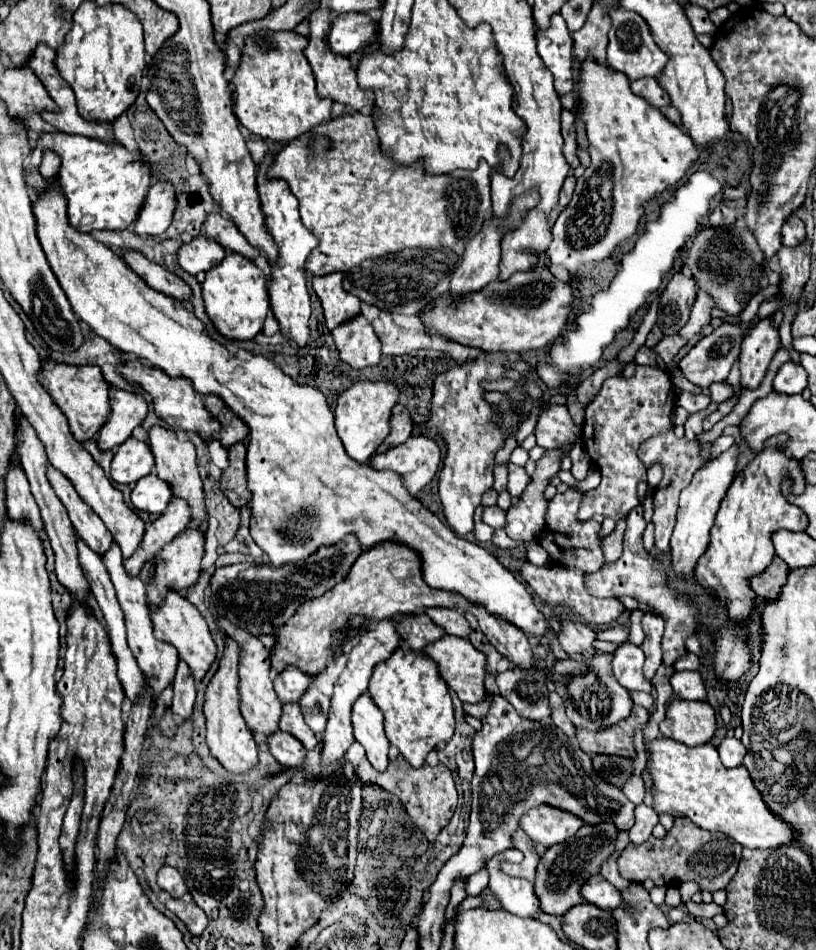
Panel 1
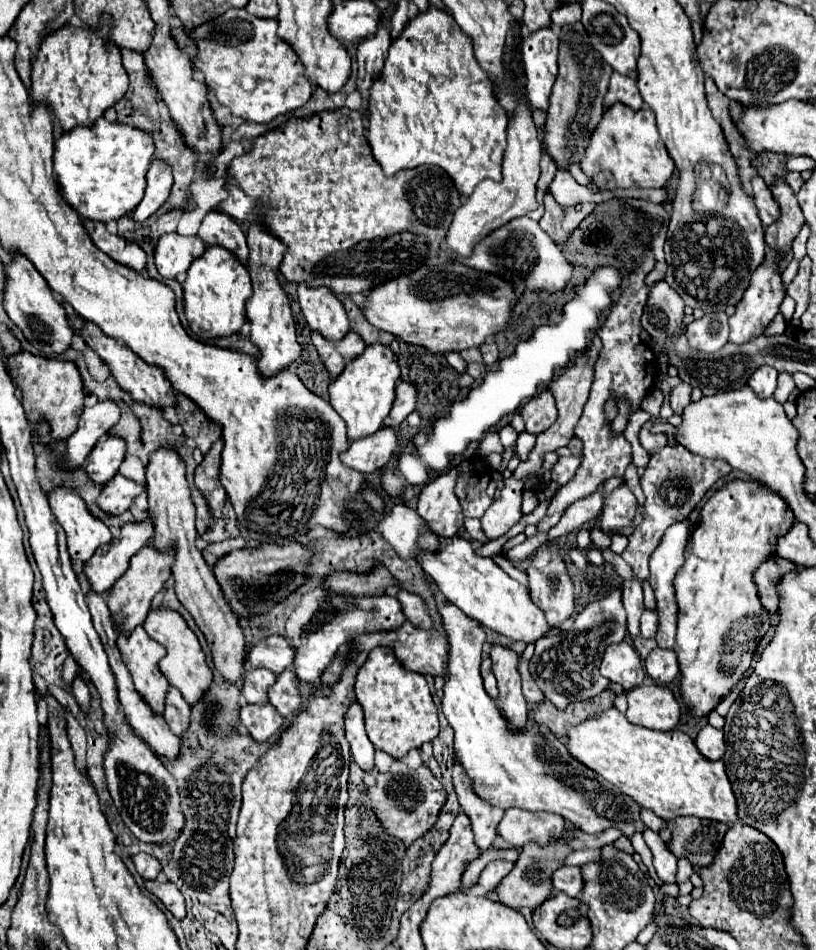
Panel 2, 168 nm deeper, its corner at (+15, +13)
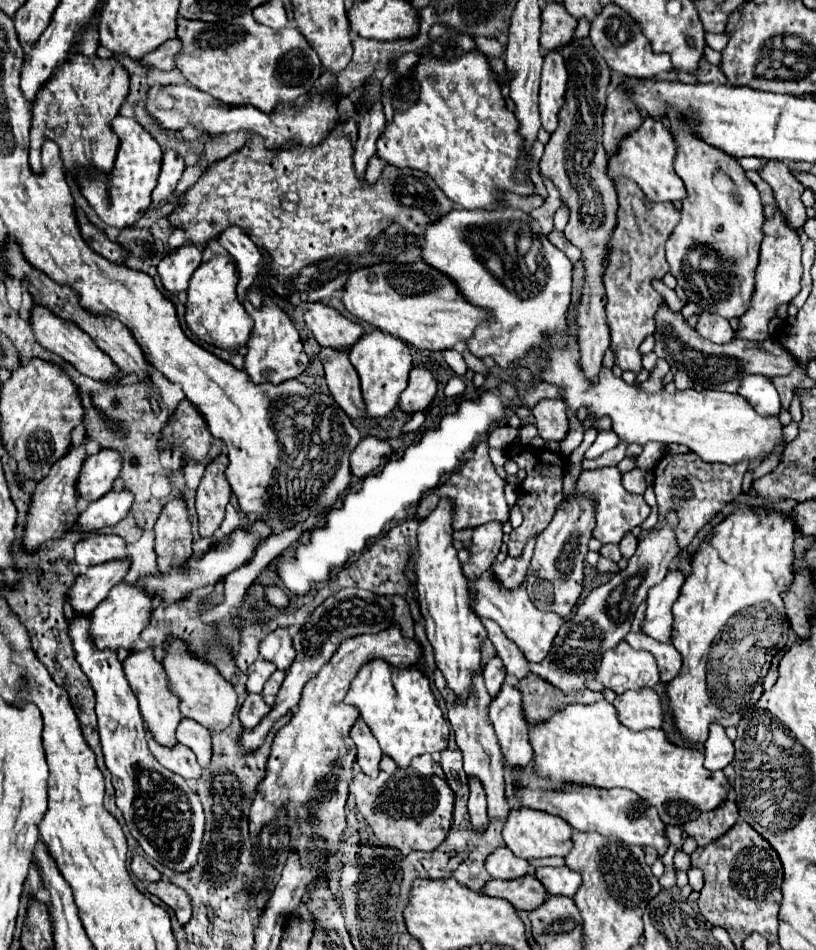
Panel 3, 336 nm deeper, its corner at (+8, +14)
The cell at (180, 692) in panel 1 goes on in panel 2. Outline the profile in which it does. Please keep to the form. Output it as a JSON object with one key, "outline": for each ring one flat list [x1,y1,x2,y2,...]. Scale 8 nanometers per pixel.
{"outline":[[169,685,167,689,167,697,165,697,165,721,169,725,169,729,175,735,181,735,187,725,189,725,189,711,191,707,187,705,187,701,177,693,177,689,173,689,173,685]]}

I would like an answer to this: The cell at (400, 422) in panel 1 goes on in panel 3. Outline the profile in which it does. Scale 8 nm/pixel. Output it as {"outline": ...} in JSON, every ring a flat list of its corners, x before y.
{"outline":[[412,368,410,378,408,378,408,386,406,390,400,394,400,410,406,414,414,414,424,410,432,398,436,396,436,380,432,376,430,370,426,368]]}

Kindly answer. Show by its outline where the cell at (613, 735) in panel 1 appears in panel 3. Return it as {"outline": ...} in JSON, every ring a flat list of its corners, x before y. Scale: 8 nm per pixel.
{"outline":[[528,674,524,680,516,684,516,690,522,694,522,708,524,708,524,718,528,724,538,724,546,718,552,716,558,708,562,710,566,704,572,702,582,702,582,704,592,704,602,700,600,692,592,690,582,690,582,692,560,692,556,686,546,682,544,678,536,674]]}

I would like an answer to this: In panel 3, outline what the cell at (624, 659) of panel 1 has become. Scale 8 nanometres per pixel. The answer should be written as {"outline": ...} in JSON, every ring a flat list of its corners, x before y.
{"outline":[[620,642,614,650,604,652,596,670,596,680,616,694,630,688,654,688,658,682,656,662,648,652]]}

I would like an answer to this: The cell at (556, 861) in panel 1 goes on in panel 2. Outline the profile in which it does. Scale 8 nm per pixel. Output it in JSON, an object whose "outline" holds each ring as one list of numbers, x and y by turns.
{"outline":[[567,827,565,837,561,837,561,841,553,841,549,845,533,845,533,843,525,845,525,849,521,849,521,853,519,853,519,859,517,859,513,871,497,887,499,901,513,909,523,909,523,907,535,909,537,905,547,901,547,897,553,893,553,885,551,885,553,873,565,865,567,855,573,851,573,849,569,849,569,843,567,843,567,839,573,835,573,831,575,831,575,827]]}

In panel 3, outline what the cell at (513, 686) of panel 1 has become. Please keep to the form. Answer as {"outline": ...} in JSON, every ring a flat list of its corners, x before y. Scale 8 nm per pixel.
{"outline":[[494,656,486,666,484,666,484,682,486,682,486,688,490,692,490,696,496,696,504,678,506,678,506,668,502,664,502,660,498,656]]}

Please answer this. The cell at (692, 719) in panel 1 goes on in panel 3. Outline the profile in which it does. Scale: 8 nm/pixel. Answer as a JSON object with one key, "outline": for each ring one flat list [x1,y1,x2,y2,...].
{"outline":[[652,688,628,690,616,696,612,704,618,712,618,720,630,730,646,730,646,728,662,726,662,718,664,718,662,704]]}

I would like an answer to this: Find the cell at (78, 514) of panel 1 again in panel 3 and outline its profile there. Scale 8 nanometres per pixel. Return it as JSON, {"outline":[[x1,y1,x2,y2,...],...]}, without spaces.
{"outline":[[96,536,76,544,76,562,82,568,98,566,110,560,124,560,128,556,126,542,120,536]]}

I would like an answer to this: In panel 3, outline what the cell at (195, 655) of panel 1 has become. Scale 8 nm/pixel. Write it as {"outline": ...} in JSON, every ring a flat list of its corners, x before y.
{"outline":[[170,640,164,646,164,660,162,666,168,674,168,680,172,684,172,692,180,696,180,712,184,718,192,718,194,722,202,724,210,732,222,732,224,728,230,726,232,716,238,706,238,696,234,692,234,686,222,678,222,674,216,670,216,666,200,662,194,658,186,644,180,640]]}

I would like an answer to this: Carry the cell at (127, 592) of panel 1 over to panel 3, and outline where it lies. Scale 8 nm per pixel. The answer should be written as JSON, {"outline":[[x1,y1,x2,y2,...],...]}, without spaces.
{"outline":[[146,648,142,652,130,654,124,660,124,672,126,672,126,678,130,682,130,688,132,688,134,696,138,698,140,712,142,712,142,718,146,722,148,732,154,736,154,740,160,746,174,748,178,744,178,740,176,740,176,728,178,728,178,724,182,720,182,714,180,714,180,708,178,708,180,698,170,690,168,676,166,676,162,664,156,662,152,648]]}

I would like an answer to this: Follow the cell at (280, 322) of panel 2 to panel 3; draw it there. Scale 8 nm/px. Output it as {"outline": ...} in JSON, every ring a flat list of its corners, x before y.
{"outline":[[268,296,262,298,262,308,254,308,248,302,244,302,244,308,254,320,254,330,248,340,248,354,244,356,244,372,248,374,248,378,254,384,282,384,286,380,298,378,308,368,310,358,302,348,298,330,294,328,292,320]]}

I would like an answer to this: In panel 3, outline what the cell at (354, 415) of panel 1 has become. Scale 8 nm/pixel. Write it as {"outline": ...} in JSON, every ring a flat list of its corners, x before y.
{"outline":[[374,330,360,336,360,340,350,348,348,358,362,380,362,396,366,402,368,418,388,416,398,404,398,398,408,384,408,372,412,368,412,356,408,344,386,332]]}

